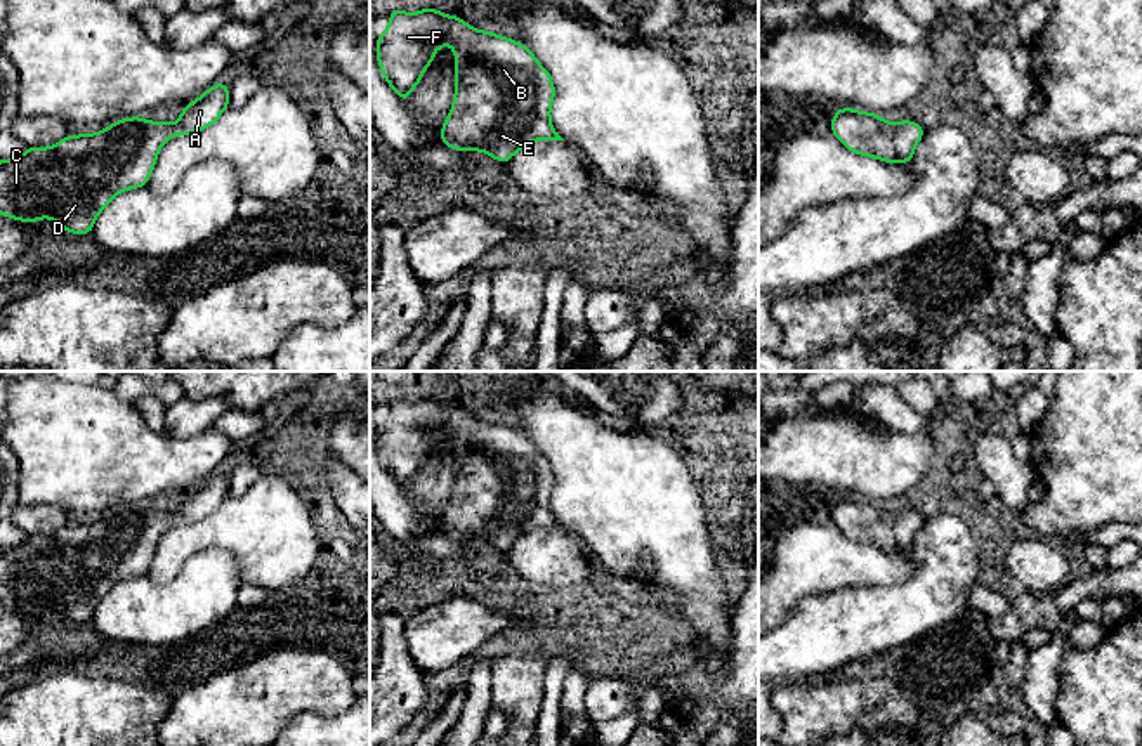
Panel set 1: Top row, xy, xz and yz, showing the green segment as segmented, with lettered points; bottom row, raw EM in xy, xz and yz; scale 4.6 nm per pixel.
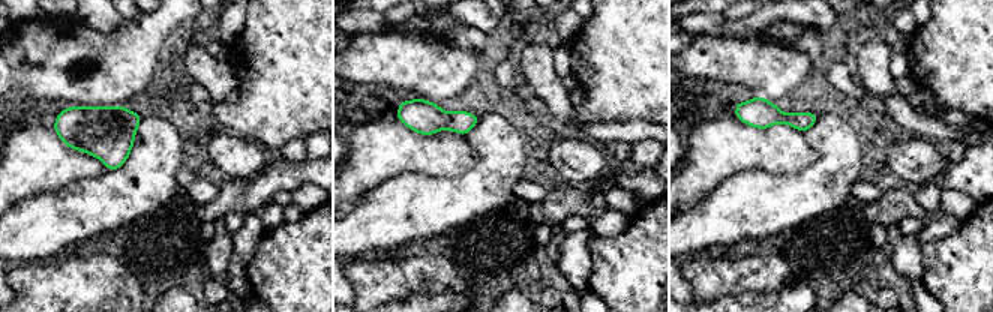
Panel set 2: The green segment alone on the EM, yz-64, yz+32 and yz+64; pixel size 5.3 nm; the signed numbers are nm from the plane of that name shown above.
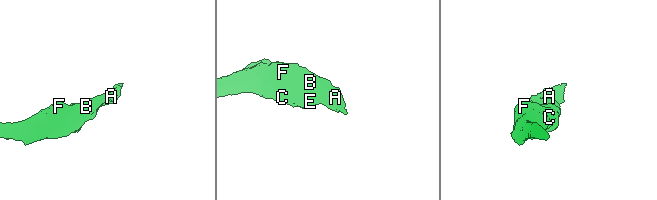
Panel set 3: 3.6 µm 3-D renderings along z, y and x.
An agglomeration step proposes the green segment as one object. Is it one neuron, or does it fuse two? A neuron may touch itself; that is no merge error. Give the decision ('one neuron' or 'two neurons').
one neuron

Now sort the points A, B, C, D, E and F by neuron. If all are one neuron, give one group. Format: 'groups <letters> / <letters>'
groups A B C D E F

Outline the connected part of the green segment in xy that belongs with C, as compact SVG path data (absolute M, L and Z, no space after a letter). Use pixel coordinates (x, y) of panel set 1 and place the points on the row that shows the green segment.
M219 82L184 106L174 125L123 118L102 132L68 134L50 147L0 160L0 213L31 224L47 217L62 231L89 234L116 194L148 186L168 139L208 128L227 108L227 83Z

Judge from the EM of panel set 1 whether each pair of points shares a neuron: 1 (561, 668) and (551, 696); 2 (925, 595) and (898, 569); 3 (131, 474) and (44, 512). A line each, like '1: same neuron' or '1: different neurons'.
1: same neuron
2: different neurons
3: different neurons

